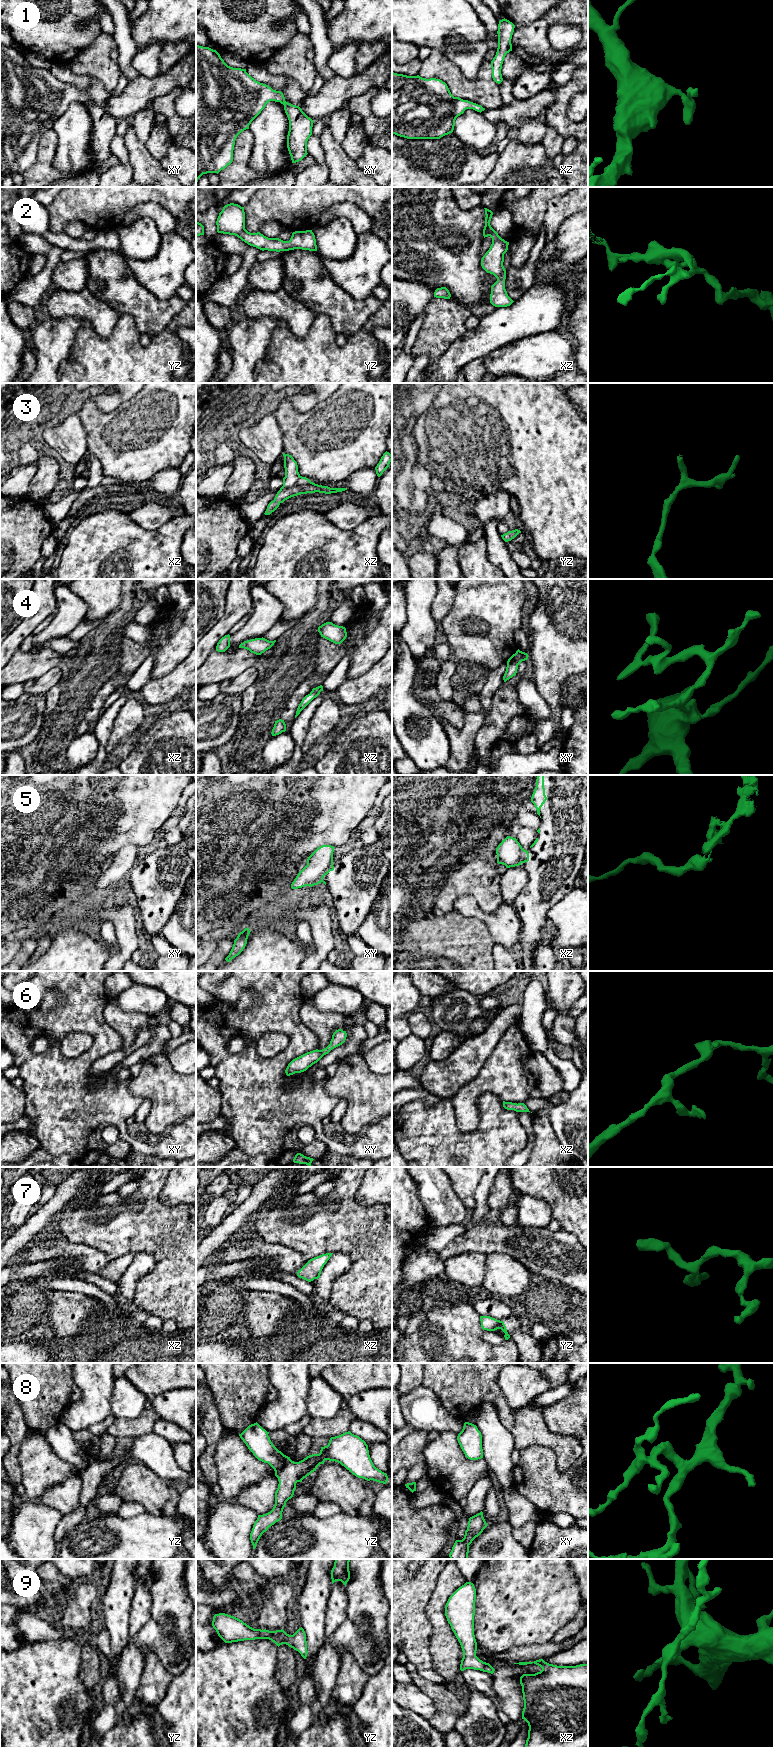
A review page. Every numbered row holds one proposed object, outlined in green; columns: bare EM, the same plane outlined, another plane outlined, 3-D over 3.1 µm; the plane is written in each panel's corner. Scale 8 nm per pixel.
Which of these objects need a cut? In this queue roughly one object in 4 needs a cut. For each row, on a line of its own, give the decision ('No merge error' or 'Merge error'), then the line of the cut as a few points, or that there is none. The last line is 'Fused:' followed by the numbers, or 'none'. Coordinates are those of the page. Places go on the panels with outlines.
1: No merge error. No split
2: No merge error. No split
3: No merge error. No split
4: No merge error. No split
5: Merge error. Split along xz (525, 850), (521, 862)
6: No merge error. No split
7: No merge error. No split
8: No merge error. No split
9: No merge error. No split
Fused: 5

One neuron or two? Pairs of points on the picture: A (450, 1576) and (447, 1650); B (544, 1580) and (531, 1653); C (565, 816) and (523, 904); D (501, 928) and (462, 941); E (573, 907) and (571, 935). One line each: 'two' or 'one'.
A: one
B: two
C: one
D: two
E: one

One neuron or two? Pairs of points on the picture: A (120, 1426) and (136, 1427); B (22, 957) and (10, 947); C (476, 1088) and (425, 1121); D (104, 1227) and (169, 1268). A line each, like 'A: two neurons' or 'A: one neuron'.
A: one neuron
B: two neurons
C: two neurons
D: one neuron

